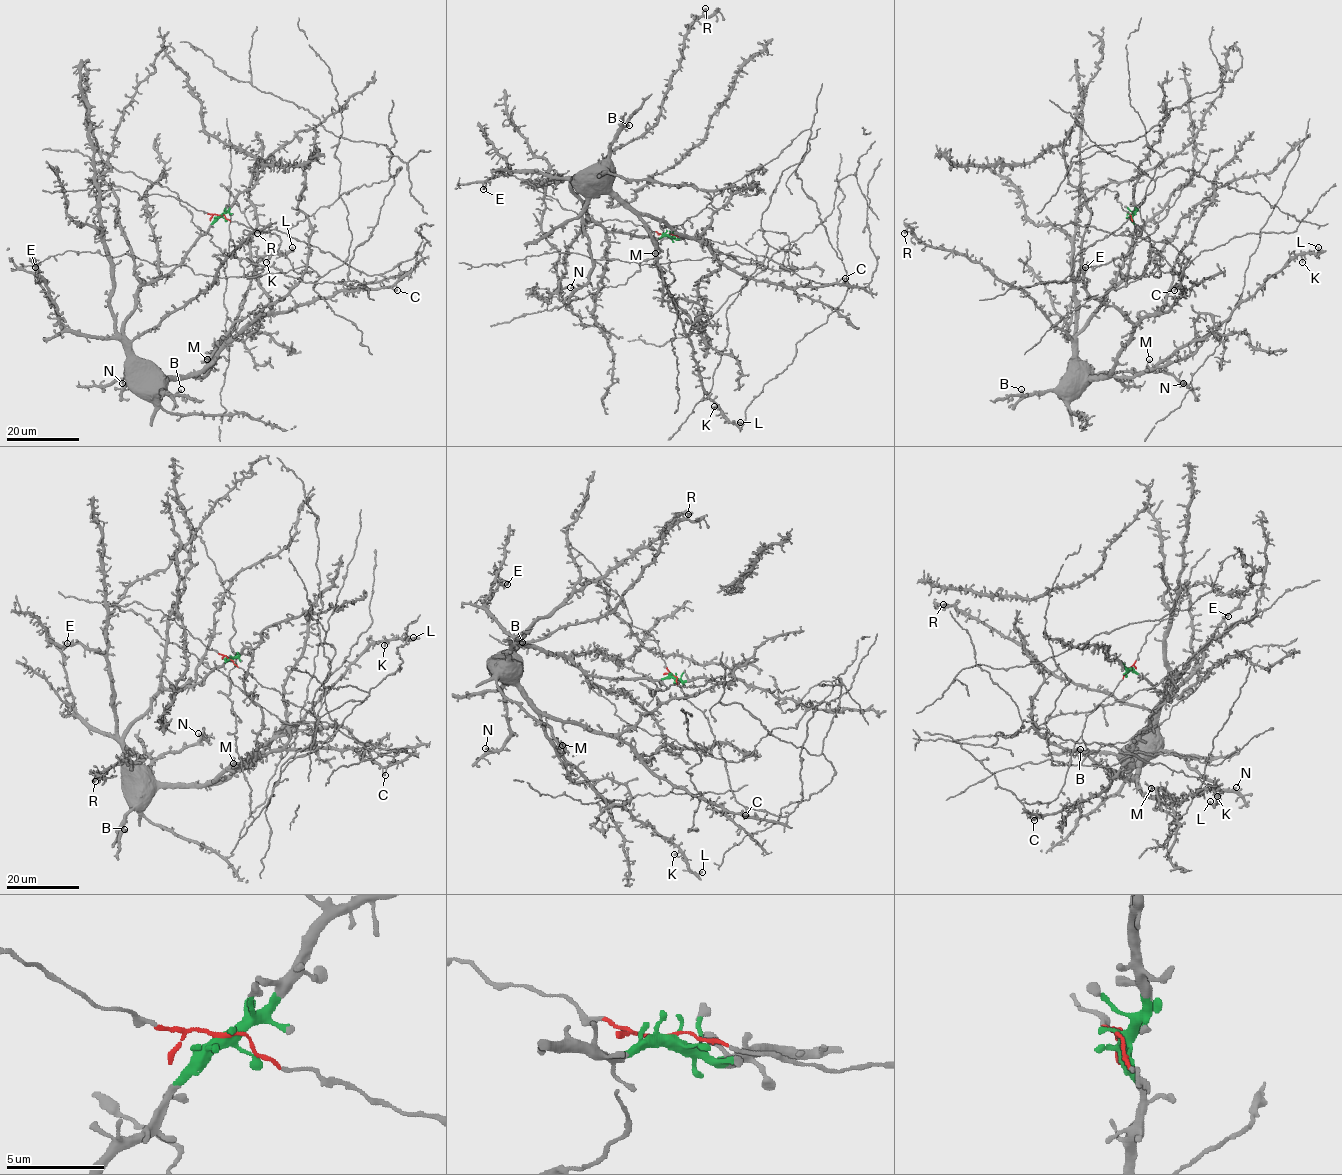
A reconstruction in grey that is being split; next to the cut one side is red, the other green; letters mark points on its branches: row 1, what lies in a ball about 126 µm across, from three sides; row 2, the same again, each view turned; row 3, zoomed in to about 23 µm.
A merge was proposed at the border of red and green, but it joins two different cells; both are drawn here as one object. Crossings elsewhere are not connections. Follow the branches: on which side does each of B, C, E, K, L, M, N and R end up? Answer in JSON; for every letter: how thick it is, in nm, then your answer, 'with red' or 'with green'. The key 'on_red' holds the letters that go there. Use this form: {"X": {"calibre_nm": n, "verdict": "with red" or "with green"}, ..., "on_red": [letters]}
{"B": {"calibre_nm": 340, "verdict": "with green"}, "C": {"calibre_nm": 360, "verdict": "with green"}, "E": {"calibre_nm": 320, "verdict": "with green"}, "K": {"calibre_nm": 280, "verdict": "with green"}, "L": {"calibre_nm": 380, "verdict": "with green"}, "M": {"calibre_nm": 420, "verdict": "with green"}, "N": {"calibre_nm": 280, "verdict": "with green"}, "R": {"calibre_nm": 400, "verdict": "with green"}, "on_red": []}

